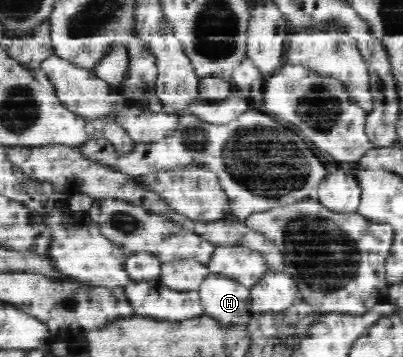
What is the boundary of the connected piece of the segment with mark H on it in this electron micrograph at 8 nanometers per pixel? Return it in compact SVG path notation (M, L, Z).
M209 274L199 287L204 315L225 328L247 328L254 311L250 308L249 288L232 277Z

